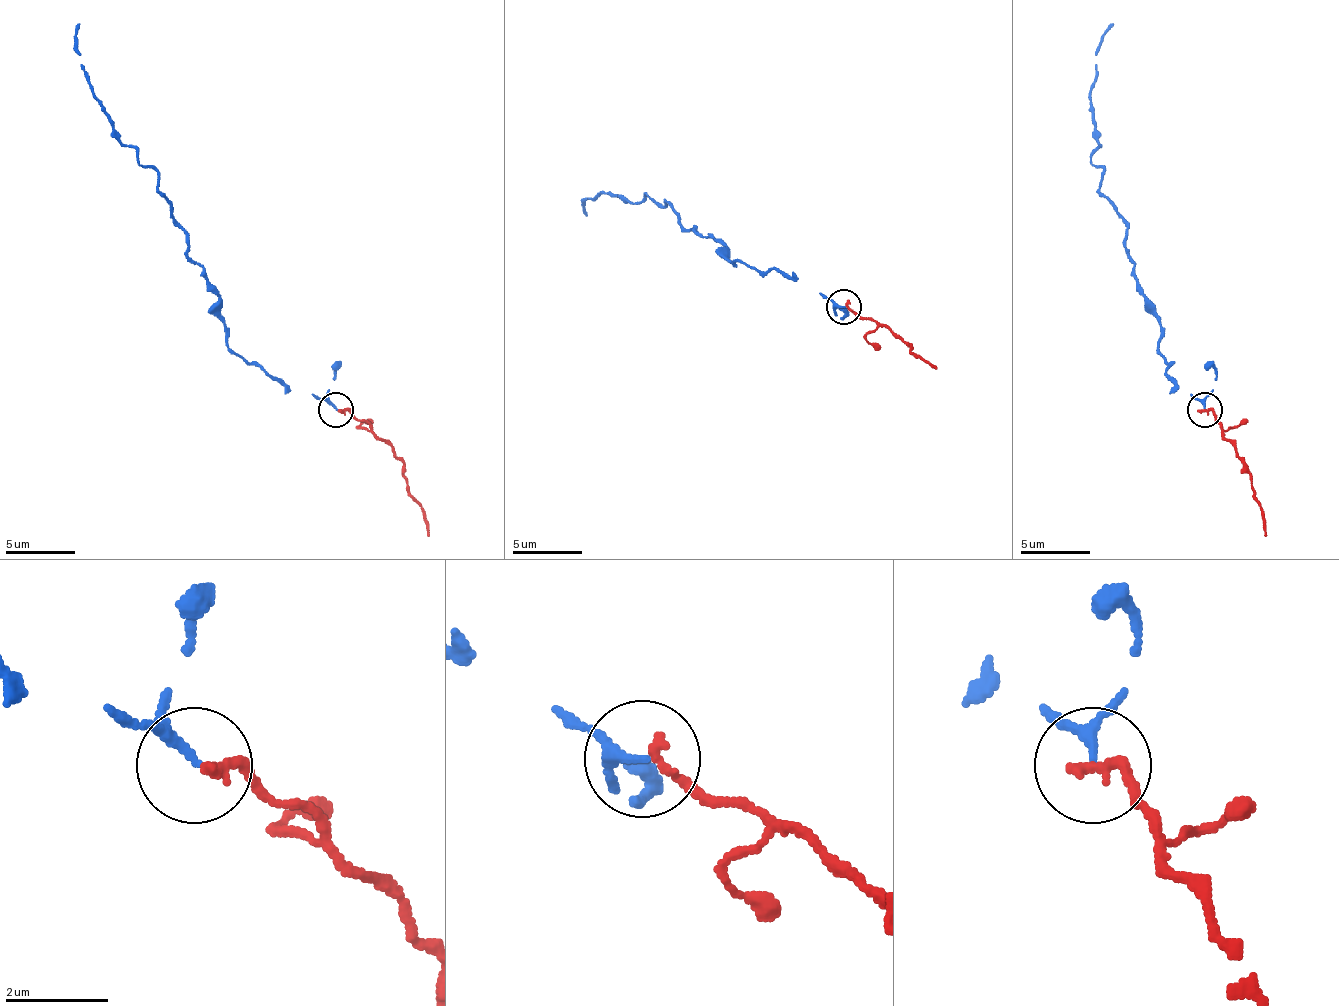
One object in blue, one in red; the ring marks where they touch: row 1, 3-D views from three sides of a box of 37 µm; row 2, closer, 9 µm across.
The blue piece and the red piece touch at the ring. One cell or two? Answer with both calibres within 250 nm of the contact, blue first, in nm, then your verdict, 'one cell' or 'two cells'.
150/200 nm | one cell

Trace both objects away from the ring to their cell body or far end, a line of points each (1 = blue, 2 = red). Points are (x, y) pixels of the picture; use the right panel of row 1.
1: (1203, 411), (1175, 390), (1158, 344), (1161, 316), (1091, 162), (1095, 65), (1112, 23)
2: (1203, 411), (1210, 411), (1214, 421), (1245, 463), (1252, 494), (1263, 508), (1266, 536)

